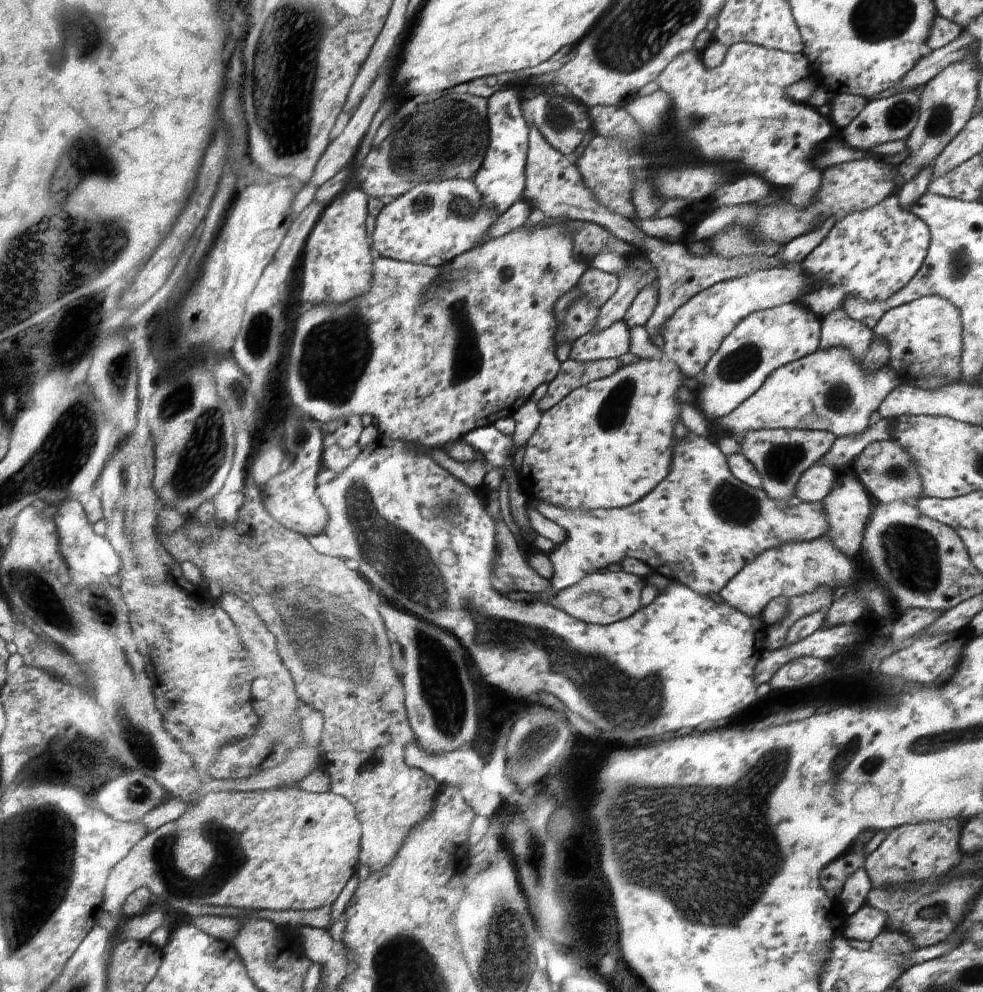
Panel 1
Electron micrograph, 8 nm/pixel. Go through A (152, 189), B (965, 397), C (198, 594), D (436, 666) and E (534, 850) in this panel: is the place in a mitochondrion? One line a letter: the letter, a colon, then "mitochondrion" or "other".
A: other
B: other
C: other
D: mitochondrion
E: mitochondrion

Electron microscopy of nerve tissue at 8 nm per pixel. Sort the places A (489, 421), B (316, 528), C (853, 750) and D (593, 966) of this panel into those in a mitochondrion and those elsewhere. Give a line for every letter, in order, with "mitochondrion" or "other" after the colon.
A: other
B: other
C: mitochondrion
D: other

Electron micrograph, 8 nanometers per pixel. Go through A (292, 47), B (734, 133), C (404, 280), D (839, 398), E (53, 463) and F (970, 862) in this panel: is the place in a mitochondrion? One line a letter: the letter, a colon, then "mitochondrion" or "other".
A: mitochondrion
B: other
C: other
D: mitochondrion
E: mitochondrion
F: other

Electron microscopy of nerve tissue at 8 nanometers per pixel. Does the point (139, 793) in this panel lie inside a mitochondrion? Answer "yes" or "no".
yes

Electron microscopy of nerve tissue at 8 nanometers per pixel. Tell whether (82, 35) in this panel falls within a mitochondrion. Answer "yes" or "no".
yes

